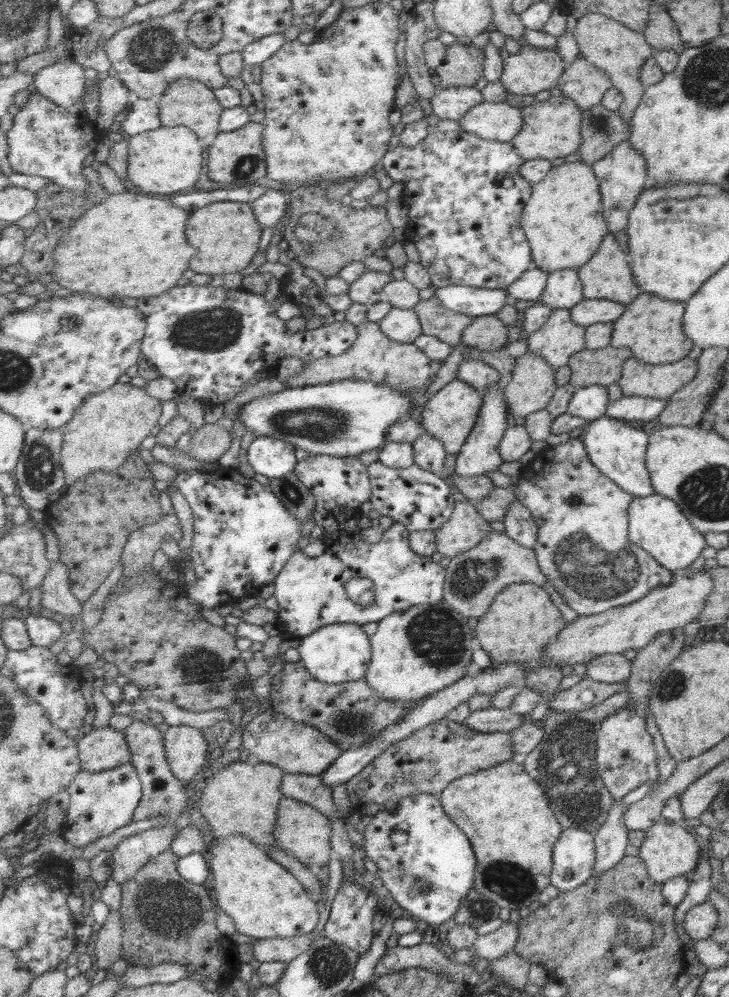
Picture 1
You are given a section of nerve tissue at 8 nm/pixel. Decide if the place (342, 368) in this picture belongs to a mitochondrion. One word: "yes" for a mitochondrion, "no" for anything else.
no

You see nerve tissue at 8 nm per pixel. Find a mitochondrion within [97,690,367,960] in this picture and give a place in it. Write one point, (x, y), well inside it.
(173, 910)

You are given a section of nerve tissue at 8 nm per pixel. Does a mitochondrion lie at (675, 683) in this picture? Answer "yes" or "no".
yes

